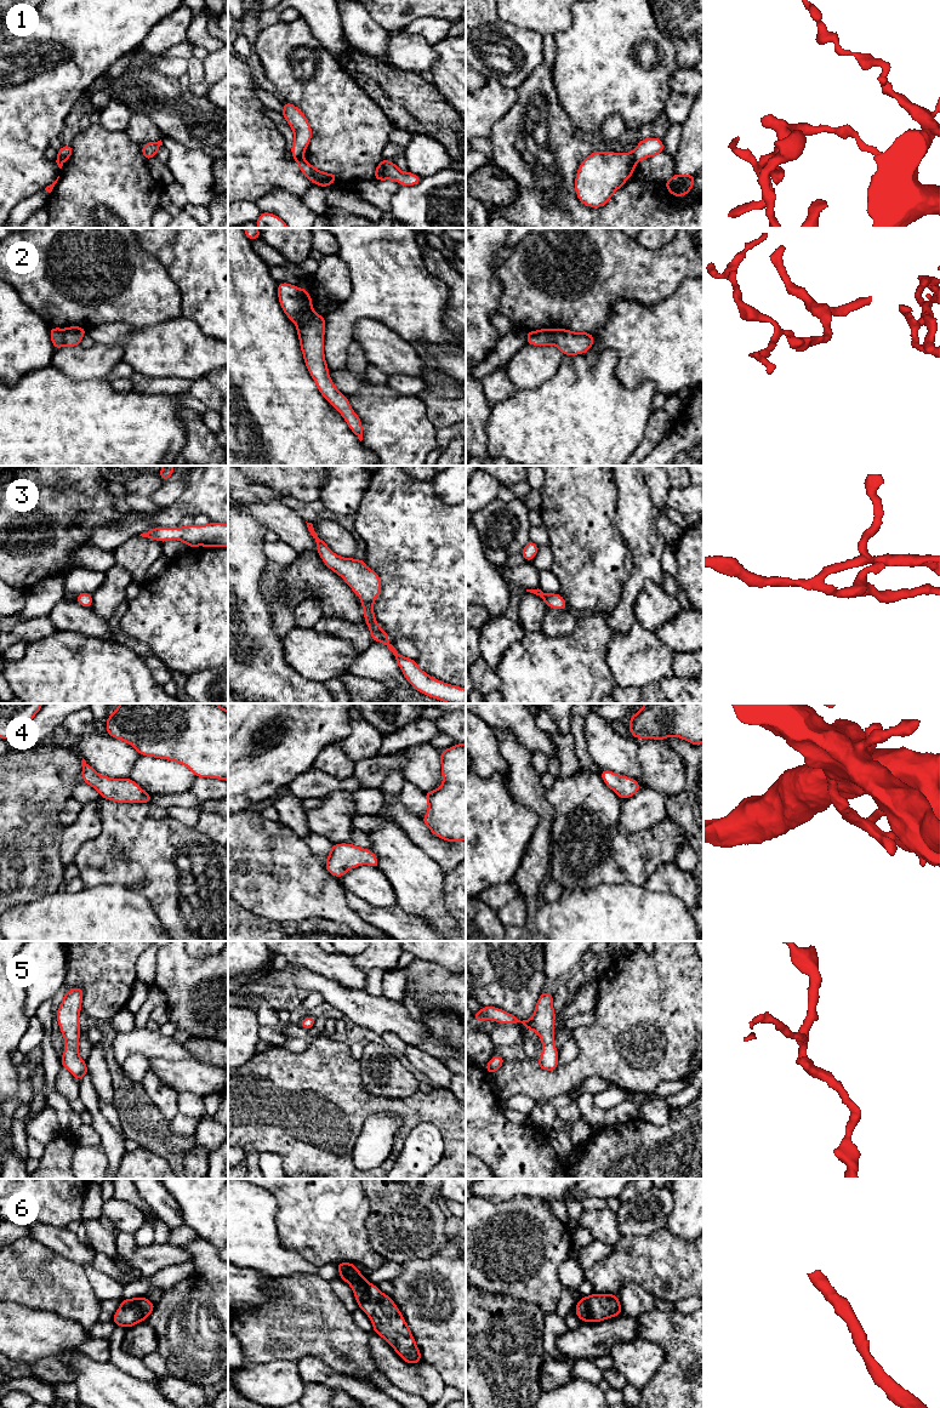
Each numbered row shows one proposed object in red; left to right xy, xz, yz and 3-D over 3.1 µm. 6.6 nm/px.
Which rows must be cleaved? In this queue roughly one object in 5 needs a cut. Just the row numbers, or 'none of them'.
1, 2

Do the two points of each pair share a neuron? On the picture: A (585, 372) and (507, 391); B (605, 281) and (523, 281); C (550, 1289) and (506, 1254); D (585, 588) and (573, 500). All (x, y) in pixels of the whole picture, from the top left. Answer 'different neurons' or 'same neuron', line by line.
A: different neurons
B: same neuron
C: same neuron
D: same neuron

